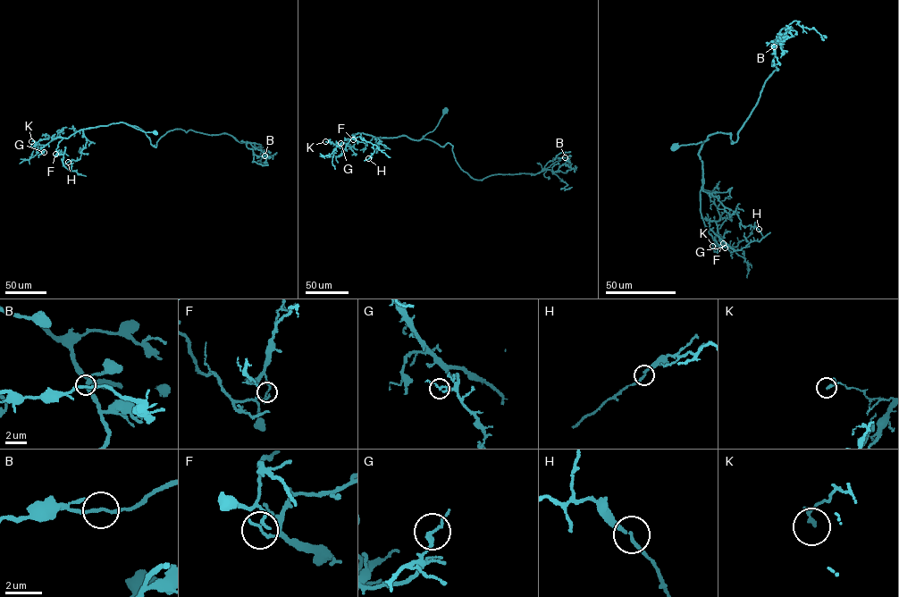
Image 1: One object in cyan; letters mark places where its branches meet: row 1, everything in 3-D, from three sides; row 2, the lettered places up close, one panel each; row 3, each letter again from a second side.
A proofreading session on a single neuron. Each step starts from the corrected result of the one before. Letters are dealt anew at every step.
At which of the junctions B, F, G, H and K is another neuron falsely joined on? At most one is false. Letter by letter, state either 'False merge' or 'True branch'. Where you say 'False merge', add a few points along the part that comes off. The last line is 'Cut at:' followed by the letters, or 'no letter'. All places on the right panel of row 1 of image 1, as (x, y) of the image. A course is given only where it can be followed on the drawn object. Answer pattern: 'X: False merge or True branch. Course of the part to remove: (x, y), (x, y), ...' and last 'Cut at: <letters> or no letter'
B: True branch
F: False merge. Course of the part to remove: (723, 243), (720, 239), (735, 250), (739, 250), (770, 232)
G: True branch
H: True branch
K: True branch
Cut at: F

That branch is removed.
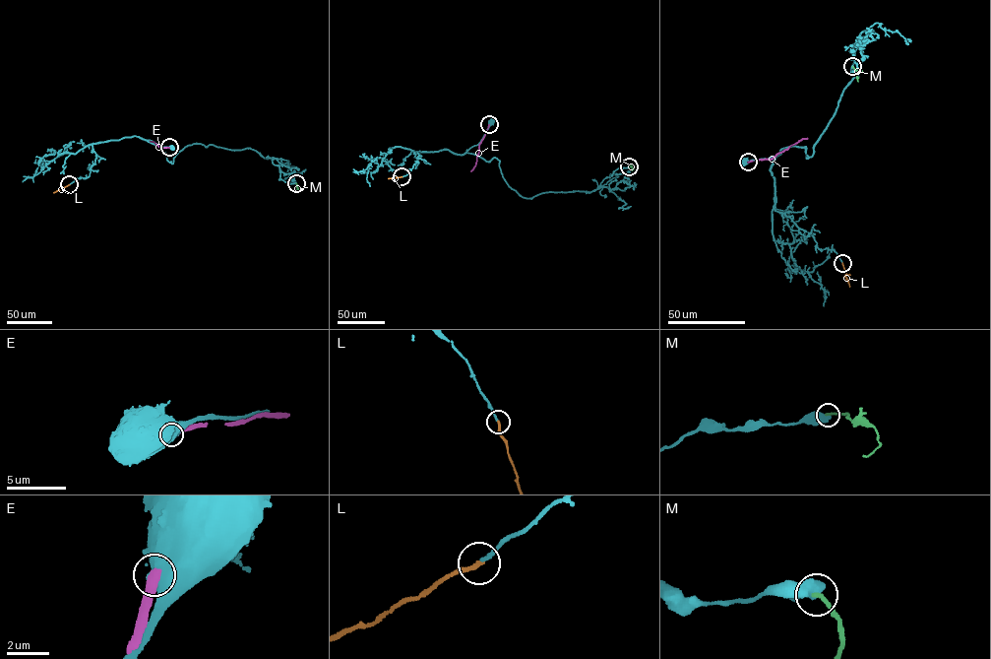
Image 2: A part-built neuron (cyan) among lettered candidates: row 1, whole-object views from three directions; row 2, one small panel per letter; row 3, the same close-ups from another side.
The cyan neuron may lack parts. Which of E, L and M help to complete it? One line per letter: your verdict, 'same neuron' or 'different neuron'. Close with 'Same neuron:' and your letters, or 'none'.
E: different neuron
L: same neuron
M: same neuron
Same neuron: L, M

